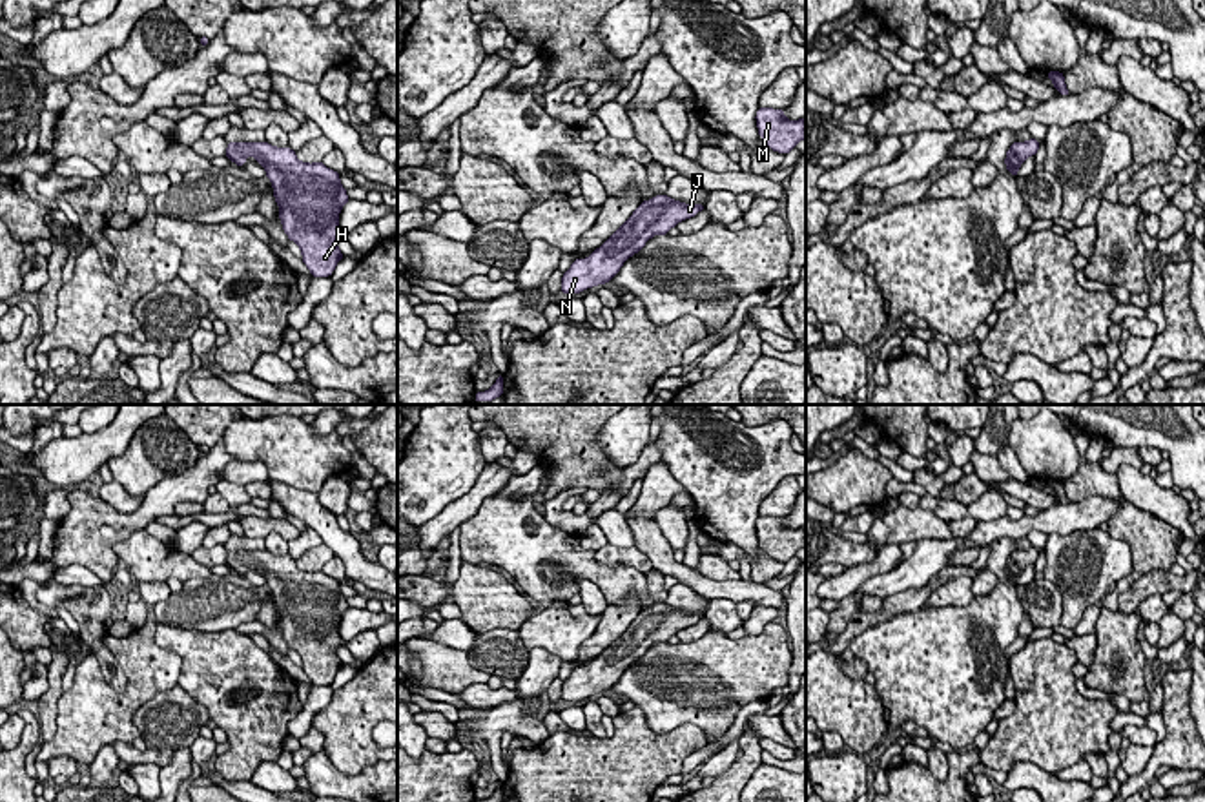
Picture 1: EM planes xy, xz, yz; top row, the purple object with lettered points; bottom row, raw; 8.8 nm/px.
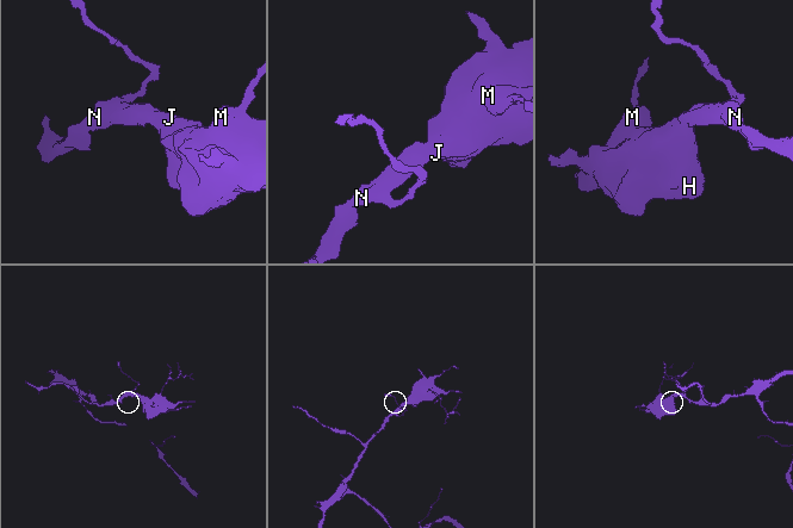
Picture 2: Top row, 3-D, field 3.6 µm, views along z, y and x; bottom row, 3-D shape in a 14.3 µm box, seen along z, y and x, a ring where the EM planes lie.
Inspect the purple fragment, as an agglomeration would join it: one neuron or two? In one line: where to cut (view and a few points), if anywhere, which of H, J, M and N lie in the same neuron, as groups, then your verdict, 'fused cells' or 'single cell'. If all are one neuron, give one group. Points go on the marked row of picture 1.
no cut; H J M N; single cell

